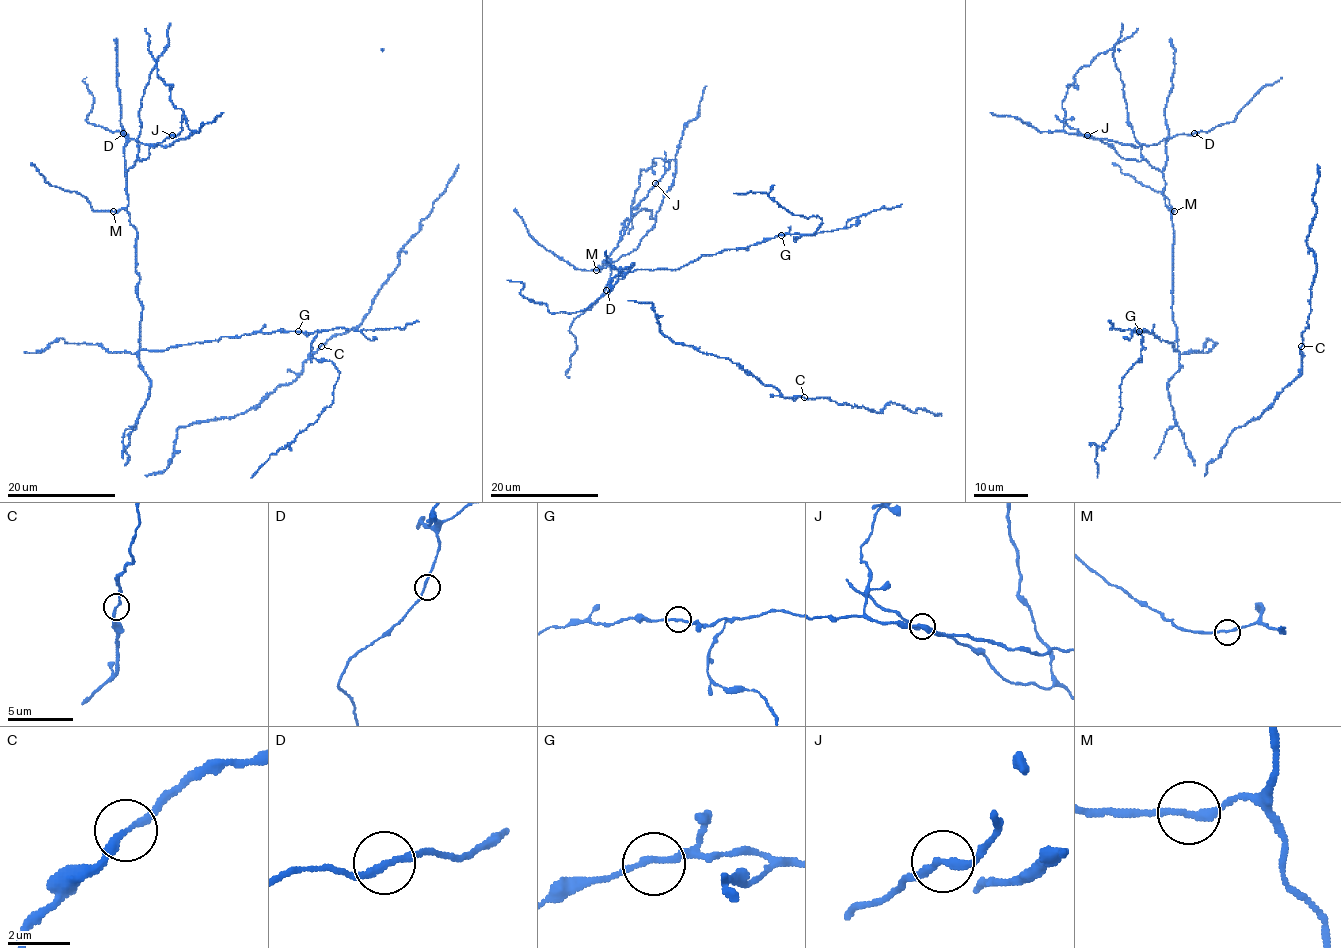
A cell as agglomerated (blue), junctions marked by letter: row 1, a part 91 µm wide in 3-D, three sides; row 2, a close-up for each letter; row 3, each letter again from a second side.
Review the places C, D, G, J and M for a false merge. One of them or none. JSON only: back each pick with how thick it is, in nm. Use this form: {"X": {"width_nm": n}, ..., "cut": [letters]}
{"cut": []}

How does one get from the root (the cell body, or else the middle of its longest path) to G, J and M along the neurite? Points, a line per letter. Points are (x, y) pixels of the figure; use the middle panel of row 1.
G: (632, 266), (622, 275), (637, 269), (678, 269), (705, 254), (748, 247), (781, 235)
J: (632, 266), (622, 275), (625, 268), (614, 269), (609, 257), (621, 241), (632, 209), (655, 184)
M: (632, 266), (625, 275), (622, 275), (625, 268), (607, 266), (596, 271)

